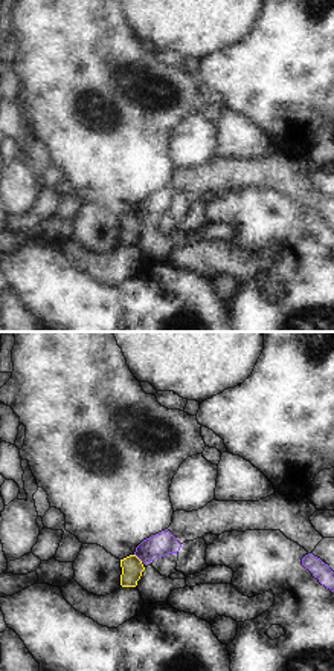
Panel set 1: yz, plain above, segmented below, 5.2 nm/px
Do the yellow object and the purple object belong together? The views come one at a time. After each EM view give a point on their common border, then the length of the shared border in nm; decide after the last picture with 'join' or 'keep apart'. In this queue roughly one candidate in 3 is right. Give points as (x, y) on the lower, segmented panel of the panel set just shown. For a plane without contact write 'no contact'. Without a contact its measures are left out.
contact (138, 558); length 60 nm

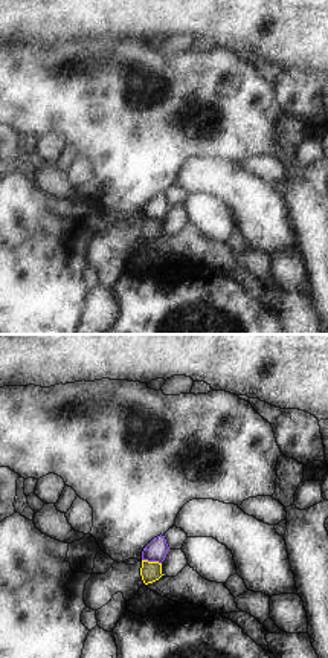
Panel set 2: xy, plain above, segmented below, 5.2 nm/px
contact (151, 562); length 110 nm

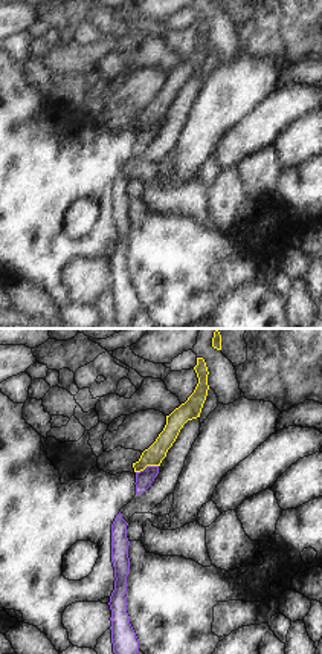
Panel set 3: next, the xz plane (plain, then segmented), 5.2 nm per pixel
contact (147, 465); length 130 nm

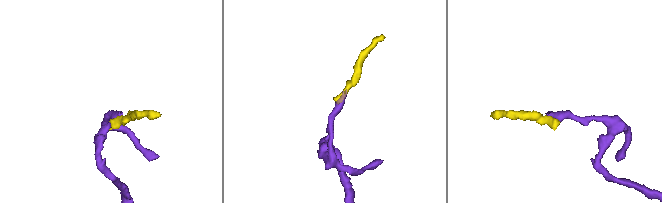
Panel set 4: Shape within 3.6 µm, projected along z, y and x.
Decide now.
keep apart

